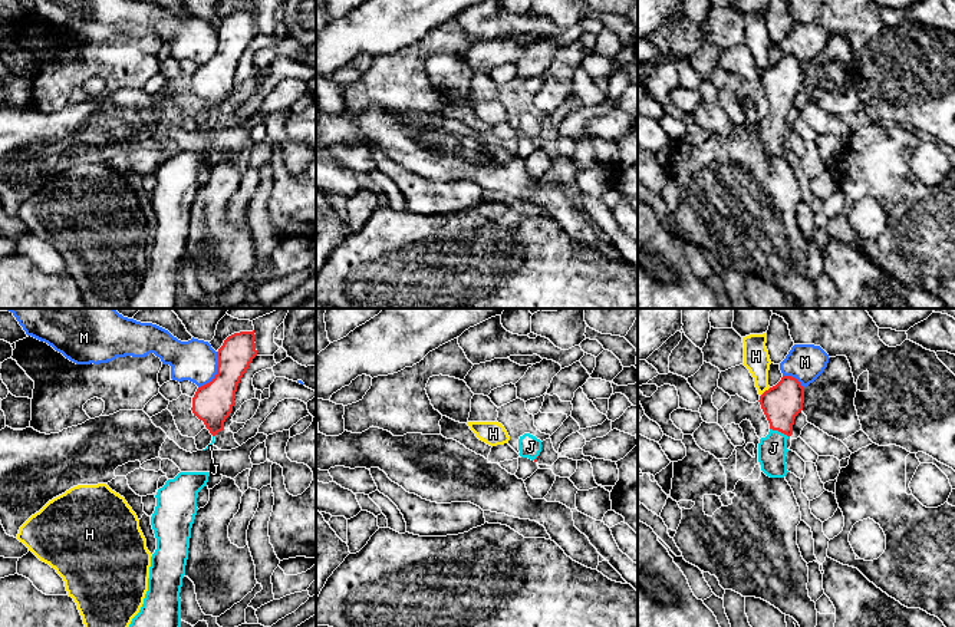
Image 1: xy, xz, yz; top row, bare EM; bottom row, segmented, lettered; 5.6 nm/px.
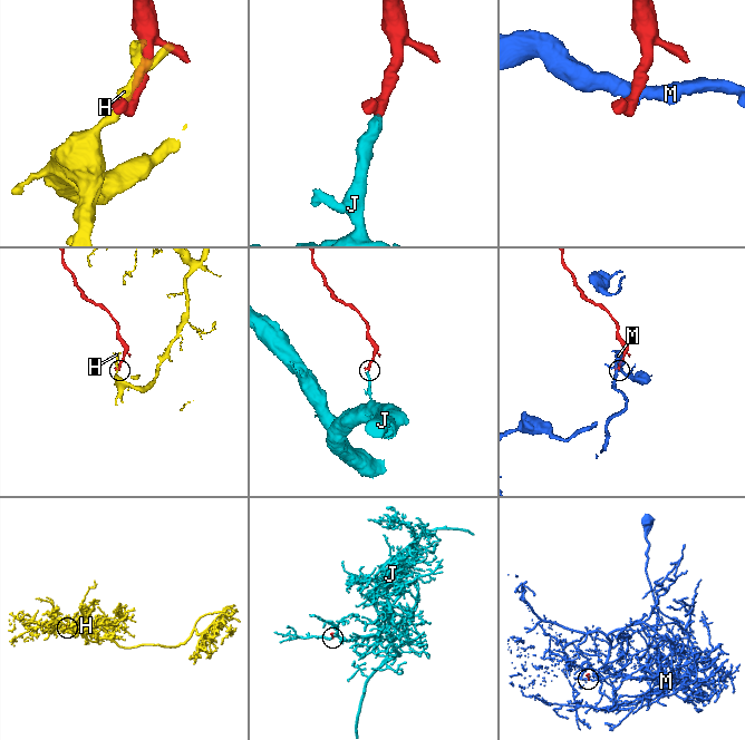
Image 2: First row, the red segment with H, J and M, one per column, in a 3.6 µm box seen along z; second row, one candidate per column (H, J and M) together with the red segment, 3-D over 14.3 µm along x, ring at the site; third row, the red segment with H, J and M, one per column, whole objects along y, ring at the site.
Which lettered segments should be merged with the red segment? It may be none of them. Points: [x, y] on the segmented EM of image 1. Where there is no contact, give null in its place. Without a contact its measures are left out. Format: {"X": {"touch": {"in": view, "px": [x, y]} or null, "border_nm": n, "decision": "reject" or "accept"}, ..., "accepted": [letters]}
{"H": {"touch": {"in": "yz", "px": [764, 392]}, "border_nm": 80, "decision": "reject"}, "J": {"touch": {"in": "yz", "px": [779, 431]}, "border_nm": 120, "decision": "accept"}, "M": {"touch": {"in": "xy", "px": [217, 372]}, "border_nm": 240, "decision": "reject"}, "accepted": ["J"]}

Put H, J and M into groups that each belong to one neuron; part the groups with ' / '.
H / J / M

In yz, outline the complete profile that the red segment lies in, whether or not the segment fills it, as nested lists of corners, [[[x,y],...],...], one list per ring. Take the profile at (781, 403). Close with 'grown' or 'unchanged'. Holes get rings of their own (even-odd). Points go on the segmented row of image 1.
[[[791,376],[781,380],[760,396],[761,409],[770,423],[770,432],[758,443],[761,471],[770,478],[787,475],[787,439],[793,435],[796,416],[803,410],[804,387]]]; grown

